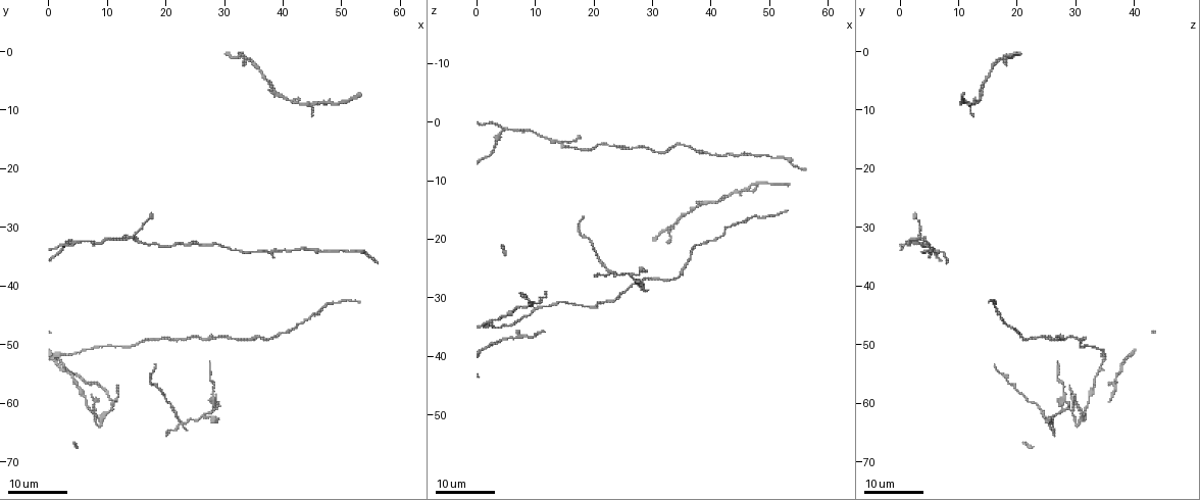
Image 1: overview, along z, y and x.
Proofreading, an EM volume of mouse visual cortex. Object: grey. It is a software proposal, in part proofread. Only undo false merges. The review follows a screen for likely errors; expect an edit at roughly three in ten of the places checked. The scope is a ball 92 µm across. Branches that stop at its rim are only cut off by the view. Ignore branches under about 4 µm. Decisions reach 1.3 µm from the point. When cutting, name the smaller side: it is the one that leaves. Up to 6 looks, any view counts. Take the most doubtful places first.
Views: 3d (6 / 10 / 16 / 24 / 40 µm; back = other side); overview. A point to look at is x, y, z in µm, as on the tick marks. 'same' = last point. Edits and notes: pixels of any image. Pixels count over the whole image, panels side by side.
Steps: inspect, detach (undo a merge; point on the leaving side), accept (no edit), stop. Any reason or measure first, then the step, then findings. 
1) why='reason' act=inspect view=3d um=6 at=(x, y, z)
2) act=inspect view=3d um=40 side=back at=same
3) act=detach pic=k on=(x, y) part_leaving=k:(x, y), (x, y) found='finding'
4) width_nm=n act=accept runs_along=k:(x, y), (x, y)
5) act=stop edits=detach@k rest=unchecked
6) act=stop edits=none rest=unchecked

why='a fork' act=inspect view=3d um=16 at=(14.5, 32.0, 3.5)

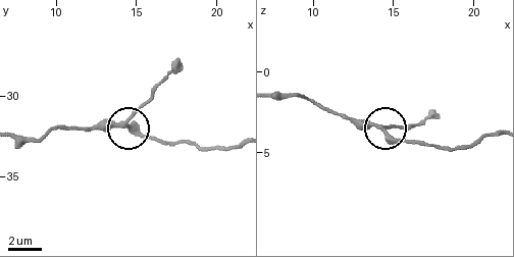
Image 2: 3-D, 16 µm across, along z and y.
act=inspect view=3d um=10 at=(14.2, 31.7, 3.5)

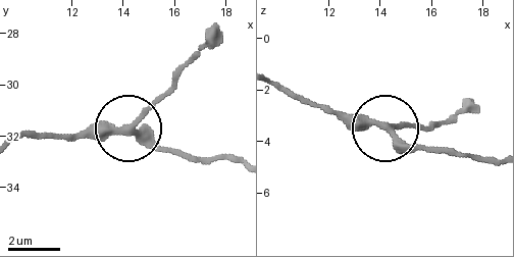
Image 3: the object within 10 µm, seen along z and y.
arms=3 act=accept runs_along=3:(497, 156), (412, 150), (390, 133), (412, 123), (429, 131) found='all the same neuron'

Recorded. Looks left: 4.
why='calibre changes' act=inspect view=3d um=16 at=(4.5, 32.0, 1.5)

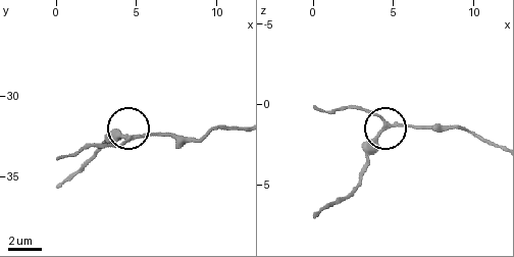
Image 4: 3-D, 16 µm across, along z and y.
act=inspect view=3d um=10 at=(4.5, 32.7, 1.4)

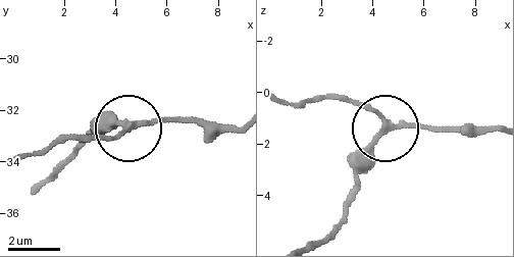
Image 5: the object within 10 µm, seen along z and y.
arms=3 act=accept runs_along=5:(497, 132), (391, 124), (347, 195) found='all the same neuron'

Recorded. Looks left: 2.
why='sudden change in width' act=inspect view=3d um=16 at=(1.0, 52.0, 35.0)

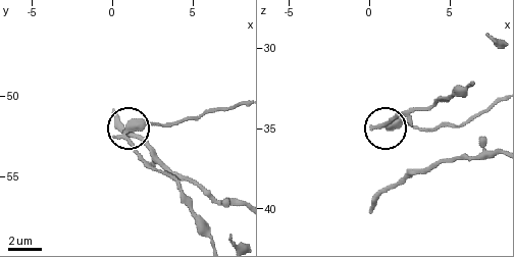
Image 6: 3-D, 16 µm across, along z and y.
act=inspect view=3d um=6 at=(1.0, 52.3, 34.8)

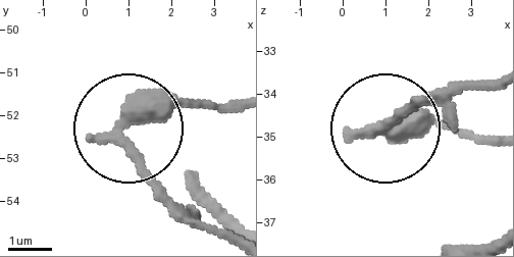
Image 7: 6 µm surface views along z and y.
act=detach pic=7 on=(148, 183) part_leaving=7:(116, 145), (234, 240) found='two neurons meet here'

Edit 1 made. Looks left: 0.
act=stop edits=detach@7 rest=unchecked

